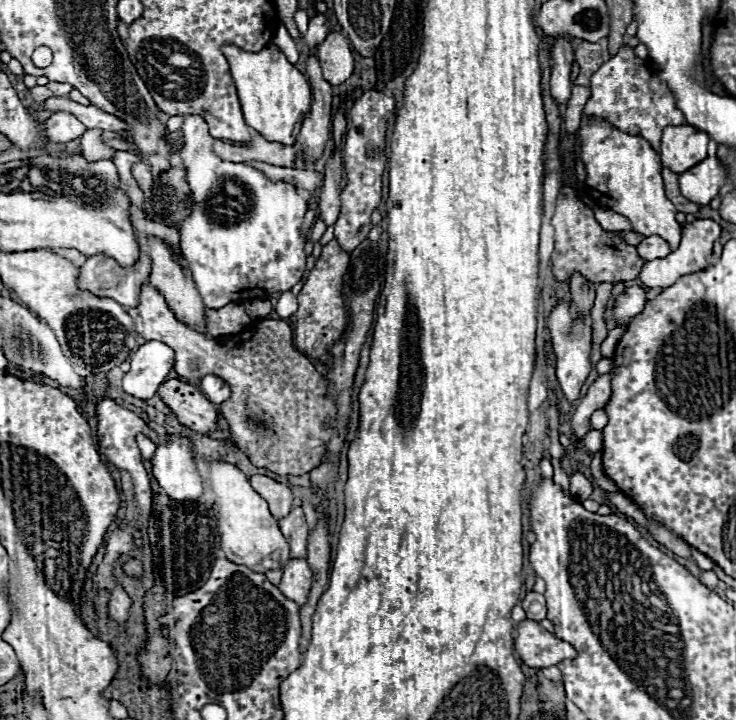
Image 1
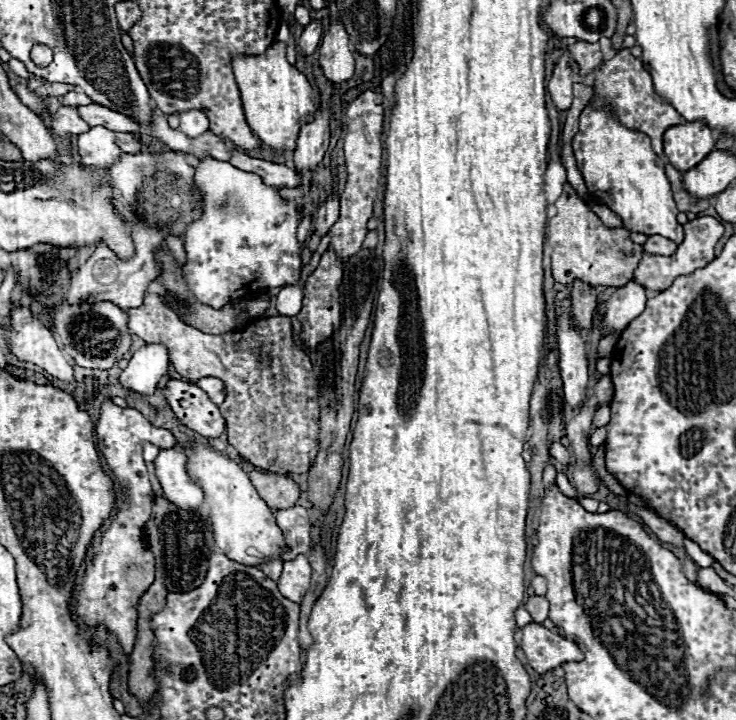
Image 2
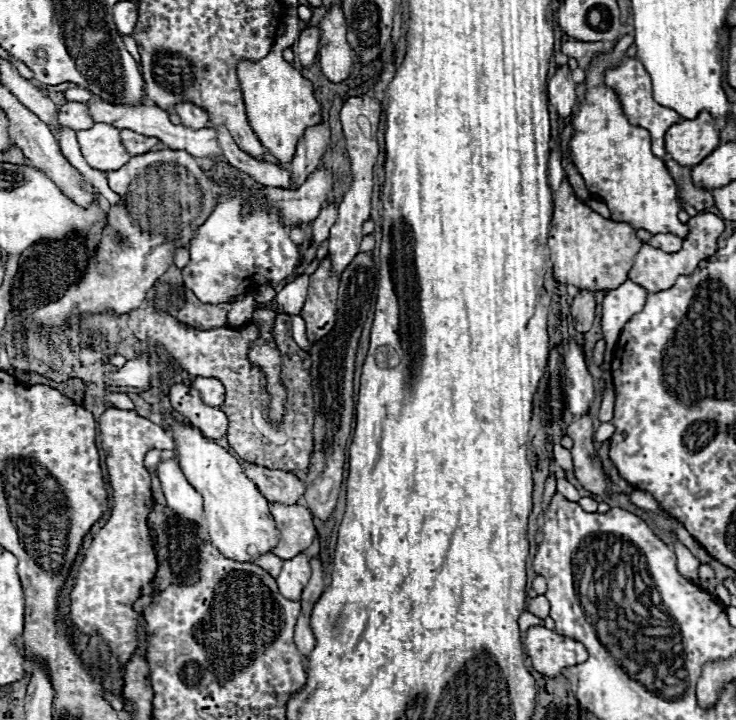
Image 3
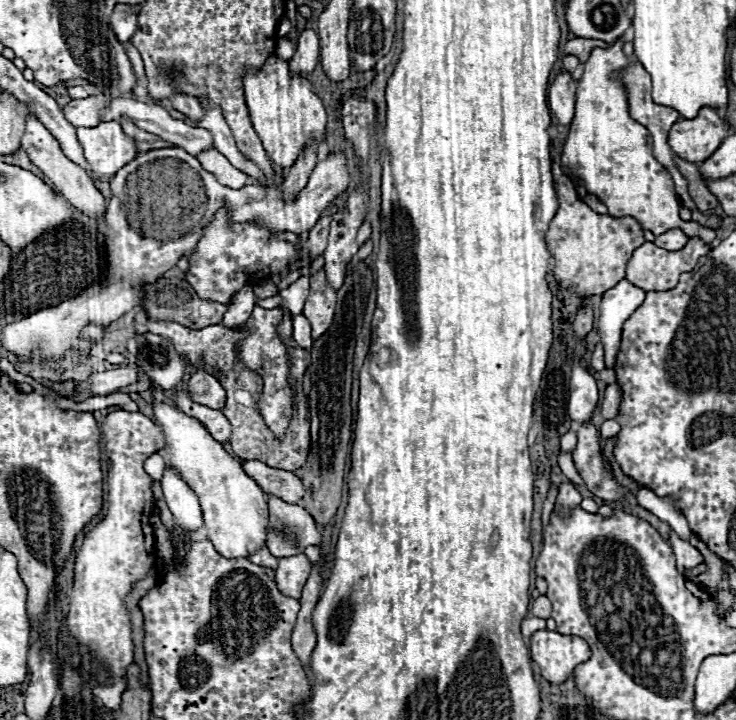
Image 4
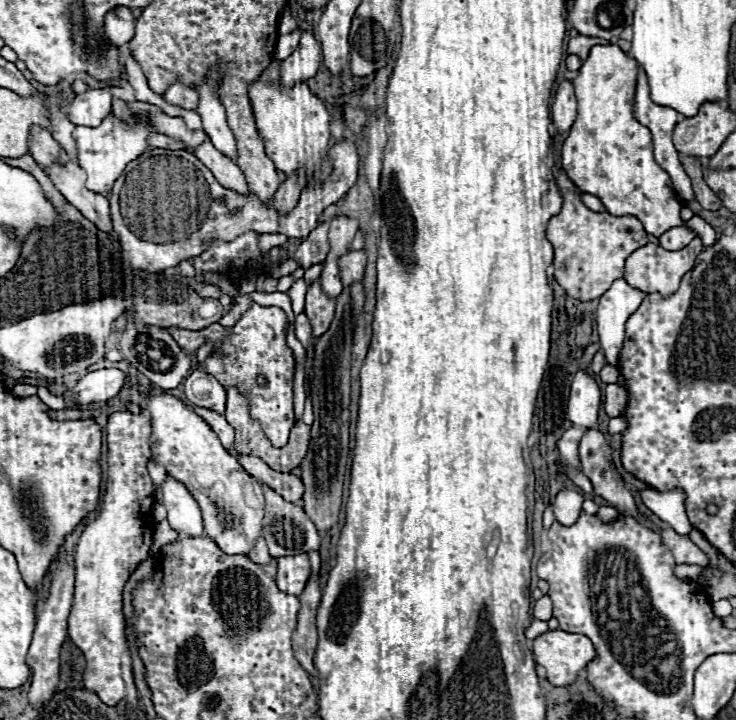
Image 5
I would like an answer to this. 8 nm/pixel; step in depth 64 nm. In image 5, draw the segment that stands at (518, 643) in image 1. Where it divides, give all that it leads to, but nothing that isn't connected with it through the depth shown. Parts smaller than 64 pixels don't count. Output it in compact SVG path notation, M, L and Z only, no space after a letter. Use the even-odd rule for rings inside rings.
M562 630L540 634L534 640L534 660L546 668L548 680L554 686L574 684L578 672L594 660L596 650L588 636Z

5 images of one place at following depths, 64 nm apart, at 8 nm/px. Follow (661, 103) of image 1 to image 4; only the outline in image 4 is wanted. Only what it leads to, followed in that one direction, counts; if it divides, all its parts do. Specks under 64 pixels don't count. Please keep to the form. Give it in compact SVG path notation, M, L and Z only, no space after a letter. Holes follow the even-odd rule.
M636 60L620 74L620 78L622 78L622 82L624 82L624 86L626 86L626 92L628 92L630 116L632 116L636 122L640 122L642 126L646 126L646 128L650 130L652 140L654 140L654 156L656 156L656 160L672 174L674 184L676 184L676 194L680 196L682 204L684 204L686 208L694 210L696 206L694 206L694 202L692 202L692 198L690 198L690 194L688 194L686 178L678 172L678 168L676 168L676 164L674 164L674 158L676 158L676 156L674 156L674 152L672 152L672 148L670 148L670 144L668 144L668 132L670 132L670 128L680 120L680 114L674 112L672 108L662 108L660 104L654 104L654 102L652 102L652 96L650 96L650 88L652 88L652 84L650 84L650 74L648 74L648 72L642 68L642 64L638 64Z

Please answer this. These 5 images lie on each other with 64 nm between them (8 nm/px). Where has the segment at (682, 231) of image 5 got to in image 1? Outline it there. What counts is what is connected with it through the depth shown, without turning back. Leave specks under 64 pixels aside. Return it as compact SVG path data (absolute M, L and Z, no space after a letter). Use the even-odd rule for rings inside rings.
M646 236L636 248L640 258L644 260L654 260L658 256L668 256L672 252L670 244L666 244L666 240L662 240L660 236Z

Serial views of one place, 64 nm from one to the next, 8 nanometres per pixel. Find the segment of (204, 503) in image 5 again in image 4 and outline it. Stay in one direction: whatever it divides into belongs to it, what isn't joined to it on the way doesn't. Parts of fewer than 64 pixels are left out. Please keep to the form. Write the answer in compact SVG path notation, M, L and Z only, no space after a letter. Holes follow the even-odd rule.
M160 402L152 406L154 420L164 436L164 452L170 454L168 466L196 492L208 528L208 540L226 558L248 558L266 544L268 506L262 488L242 470L242 464L216 442L204 424L184 414L178 406Z

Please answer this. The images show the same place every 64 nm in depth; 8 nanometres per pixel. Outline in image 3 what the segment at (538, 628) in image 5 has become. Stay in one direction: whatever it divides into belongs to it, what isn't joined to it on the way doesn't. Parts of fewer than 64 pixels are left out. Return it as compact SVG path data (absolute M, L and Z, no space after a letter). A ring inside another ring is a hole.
M522 612L522 616L520 616L518 624L520 624L520 630L522 630L522 636L526 636L528 628L534 628L534 626L542 626L544 622L542 622L540 618L536 618L534 614L530 614L530 612Z

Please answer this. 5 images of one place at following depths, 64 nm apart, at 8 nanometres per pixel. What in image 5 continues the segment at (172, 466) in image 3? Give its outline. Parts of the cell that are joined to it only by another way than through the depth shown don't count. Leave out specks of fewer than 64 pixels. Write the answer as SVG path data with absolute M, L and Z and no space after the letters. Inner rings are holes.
M168 476L162 484L162 494L162 504L168 510L168 522L172 530L186 536L202 536L202 514L186 486Z

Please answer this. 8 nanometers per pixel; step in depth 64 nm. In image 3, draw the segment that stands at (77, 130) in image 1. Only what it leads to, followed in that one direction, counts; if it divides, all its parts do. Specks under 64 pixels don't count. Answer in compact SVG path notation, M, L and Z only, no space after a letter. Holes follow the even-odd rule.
M66 102L60 112L58 112L58 120L62 126L72 128L72 130L82 130L82 128L92 128L94 120L88 112L90 102Z

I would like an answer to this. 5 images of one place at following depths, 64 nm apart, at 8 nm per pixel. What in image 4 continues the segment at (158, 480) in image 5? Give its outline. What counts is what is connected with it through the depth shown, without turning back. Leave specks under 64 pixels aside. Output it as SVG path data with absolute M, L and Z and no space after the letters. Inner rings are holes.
M152 454L152 456L144 462L144 468L146 468L146 472L158 482L158 480L162 478L162 472L164 472L166 464L164 464L164 460L162 460L160 454Z

